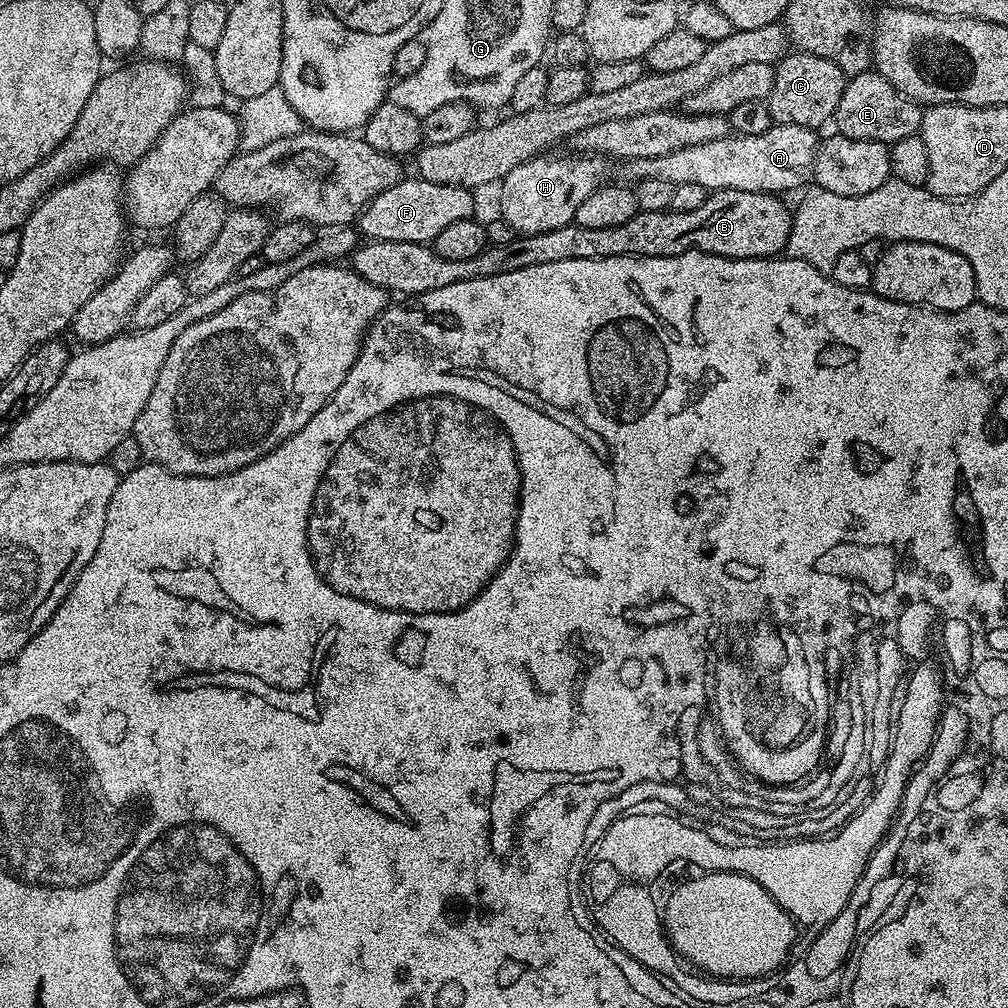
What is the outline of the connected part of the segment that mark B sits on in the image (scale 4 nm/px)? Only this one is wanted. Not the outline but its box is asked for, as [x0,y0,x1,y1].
[350,190,794,298]

